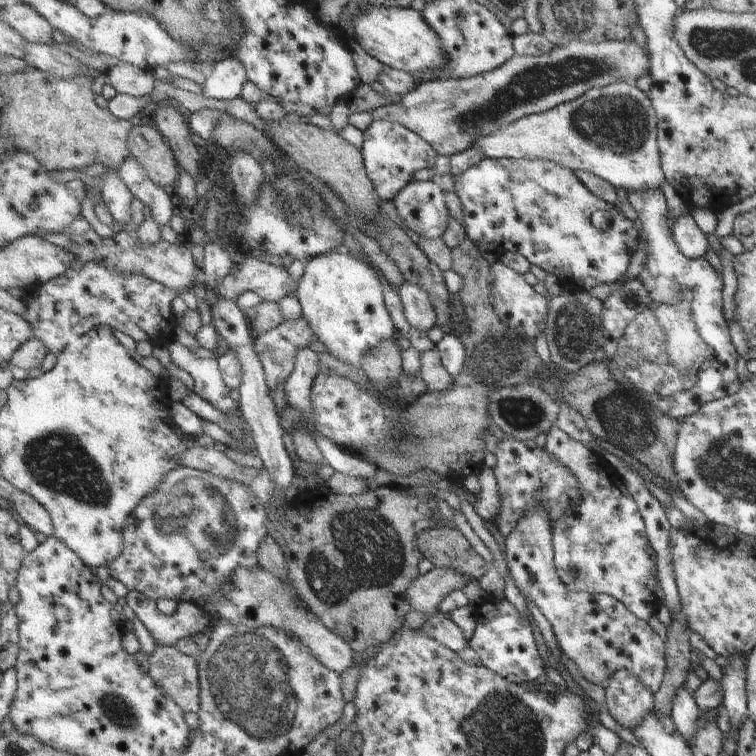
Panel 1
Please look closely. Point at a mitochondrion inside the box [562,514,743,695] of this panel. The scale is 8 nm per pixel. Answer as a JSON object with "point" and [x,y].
{"point":[697,551]}

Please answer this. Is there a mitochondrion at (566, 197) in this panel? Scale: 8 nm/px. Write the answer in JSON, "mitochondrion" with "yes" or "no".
{"mitochondrion":"no"}

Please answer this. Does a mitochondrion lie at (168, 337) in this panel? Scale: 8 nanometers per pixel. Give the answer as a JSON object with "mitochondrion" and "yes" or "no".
{"mitochondrion":"no"}

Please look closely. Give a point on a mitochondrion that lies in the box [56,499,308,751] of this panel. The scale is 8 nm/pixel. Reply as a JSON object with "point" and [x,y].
{"point":[117,710]}

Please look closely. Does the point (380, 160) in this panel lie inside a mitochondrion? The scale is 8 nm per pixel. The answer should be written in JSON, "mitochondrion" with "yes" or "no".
{"mitochondrion":"no"}

